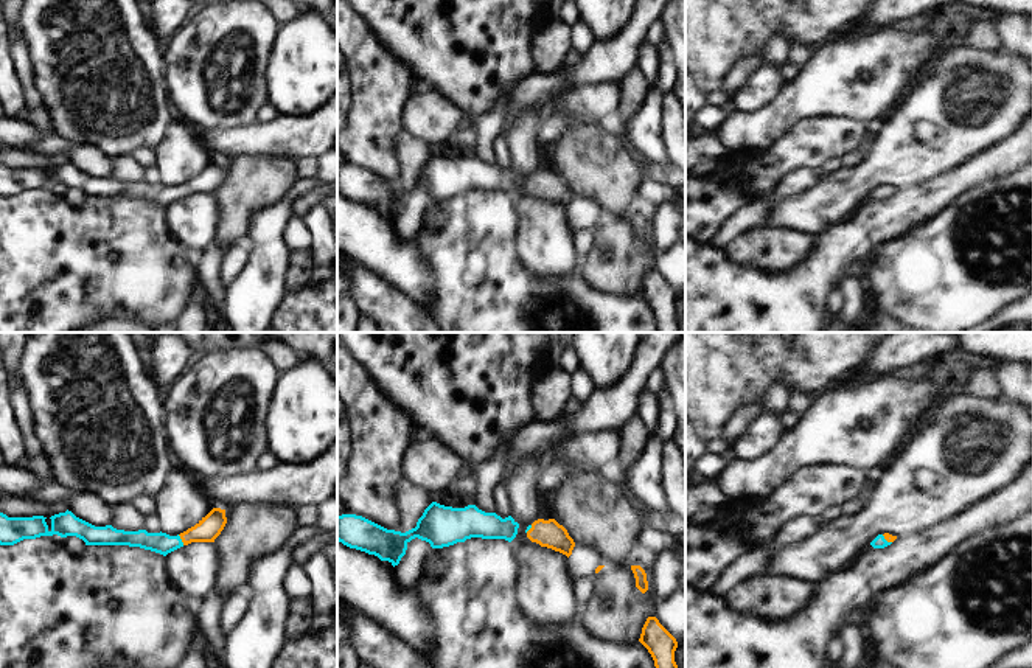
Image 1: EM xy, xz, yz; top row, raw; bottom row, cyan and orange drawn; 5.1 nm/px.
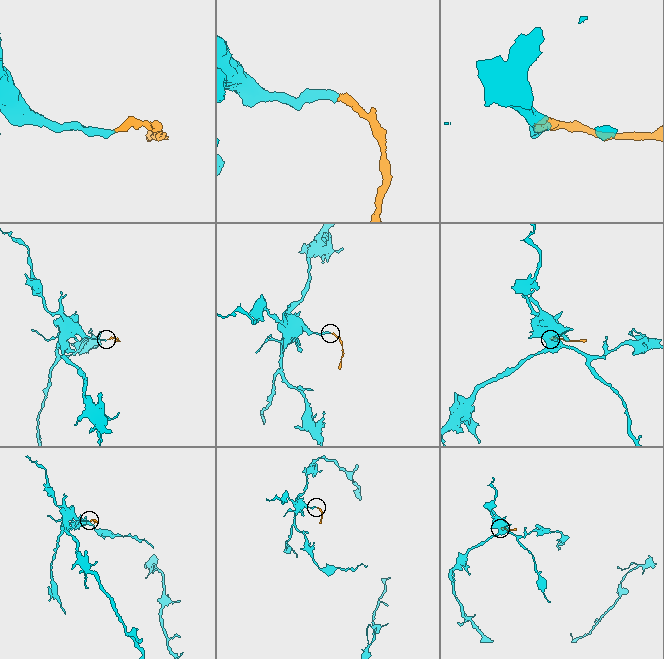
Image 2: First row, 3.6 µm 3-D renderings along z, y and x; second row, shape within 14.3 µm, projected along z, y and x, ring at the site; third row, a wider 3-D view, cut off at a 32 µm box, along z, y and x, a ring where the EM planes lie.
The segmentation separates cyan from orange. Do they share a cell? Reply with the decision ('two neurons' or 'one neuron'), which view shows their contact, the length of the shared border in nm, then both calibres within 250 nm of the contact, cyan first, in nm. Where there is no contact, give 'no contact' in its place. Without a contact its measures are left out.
one neuron | xy | 70 nm | 110/120 nm

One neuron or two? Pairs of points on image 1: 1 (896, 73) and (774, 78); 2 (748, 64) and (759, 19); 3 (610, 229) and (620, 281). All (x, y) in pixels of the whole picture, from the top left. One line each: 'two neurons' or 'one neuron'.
1: two neurons
2: two neurons
3: one neuron

